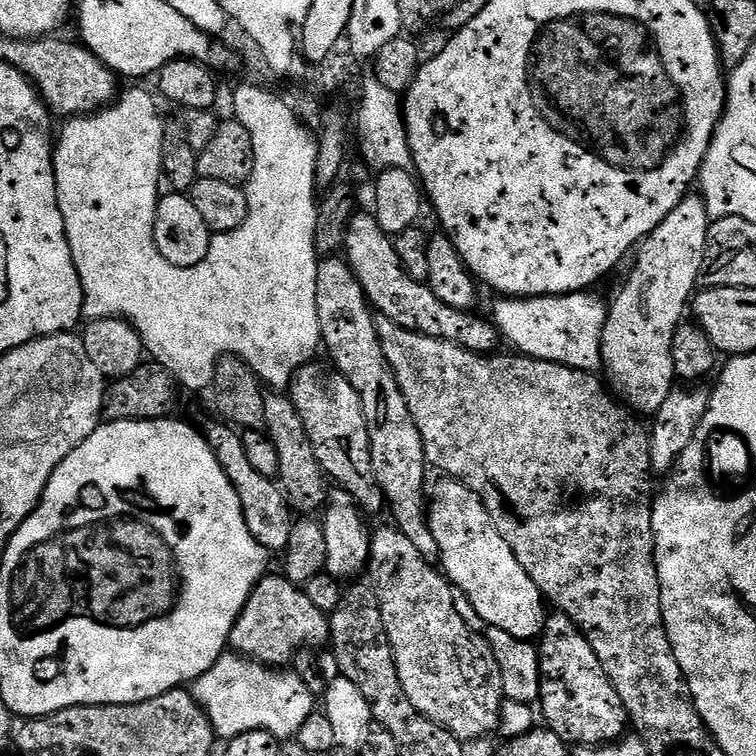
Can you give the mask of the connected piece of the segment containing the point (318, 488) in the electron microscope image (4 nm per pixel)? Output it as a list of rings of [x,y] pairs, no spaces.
[[[268,394],[264,397],[263,431],[268,433],[270,442],[278,450],[278,483],[288,497],[289,504],[300,514],[312,514],[315,508],[325,507],[330,491],[324,471],[320,468],[318,458],[314,455],[314,446],[310,446],[310,437],[306,435],[306,426],[294,406],[291,395]]]

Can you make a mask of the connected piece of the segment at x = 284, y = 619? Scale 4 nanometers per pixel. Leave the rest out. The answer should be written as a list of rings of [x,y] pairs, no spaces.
[[[265,574],[254,586],[242,614],[234,622],[232,633],[228,639],[231,651],[238,656],[246,656],[250,660],[255,660],[258,664],[269,666],[291,665],[295,652],[308,647],[319,649],[319,644],[329,643],[329,617],[322,610],[314,606],[301,585],[291,584],[288,577],[283,574]]]

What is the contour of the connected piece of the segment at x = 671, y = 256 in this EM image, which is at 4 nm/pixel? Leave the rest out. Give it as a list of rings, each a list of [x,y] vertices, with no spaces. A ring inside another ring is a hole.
[[[696,194],[685,196],[672,213],[644,237],[624,289],[617,294],[616,301],[611,301],[602,330],[600,358],[603,371],[608,371],[606,380],[611,391],[633,413],[655,414],[674,390],[672,383],[677,383],[672,357],[674,330],[685,319],[686,309],[700,283],[709,223],[703,199]]]

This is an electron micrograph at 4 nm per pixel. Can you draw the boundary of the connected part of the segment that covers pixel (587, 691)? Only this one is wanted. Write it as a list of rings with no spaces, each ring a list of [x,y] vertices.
[[[563,614],[549,615],[544,622],[544,631],[538,637],[540,654],[540,673],[542,674],[542,690],[538,701],[538,712],[544,715],[543,723],[558,738],[562,738],[569,746],[603,746],[613,743],[629,731],[626,706],[622,706],[622,698],[618,698],[618,690],[606,678],[606,670],[602,670],[602,662],[598,662],[598,654],[594,654],[594,646],[586,642],[569,616]]]

